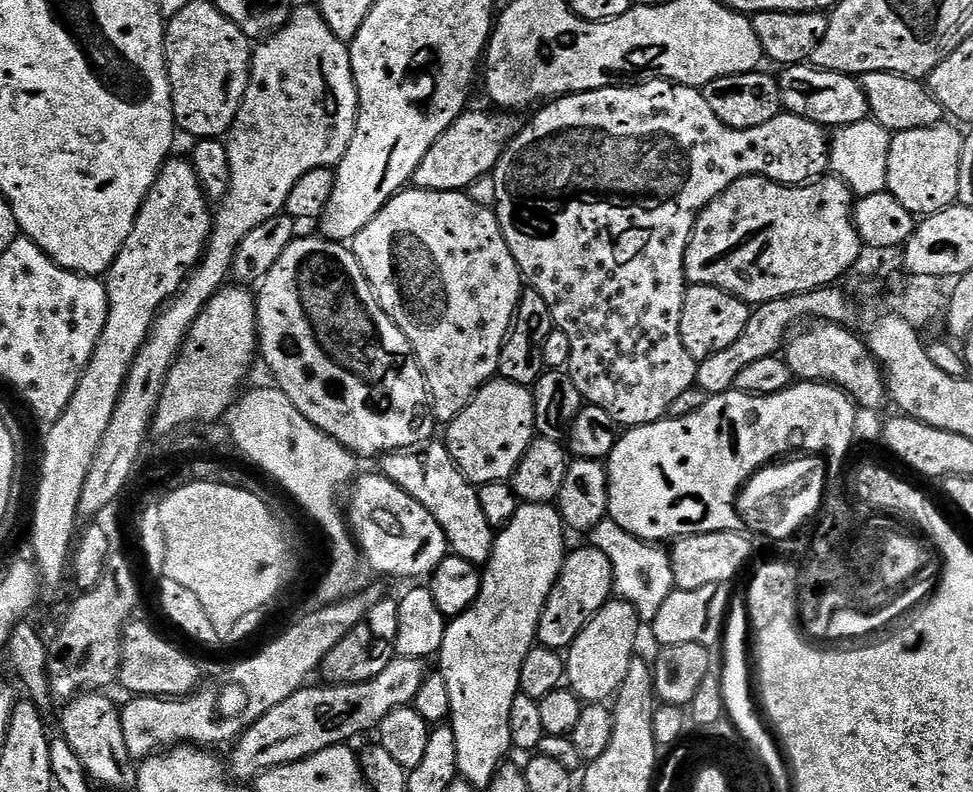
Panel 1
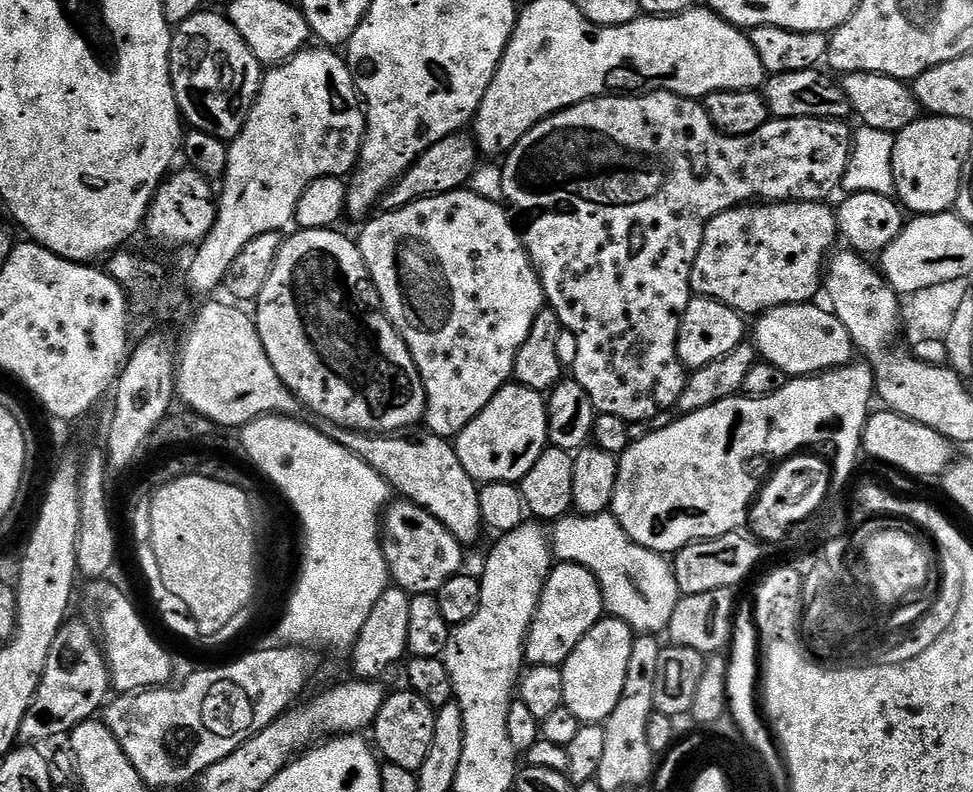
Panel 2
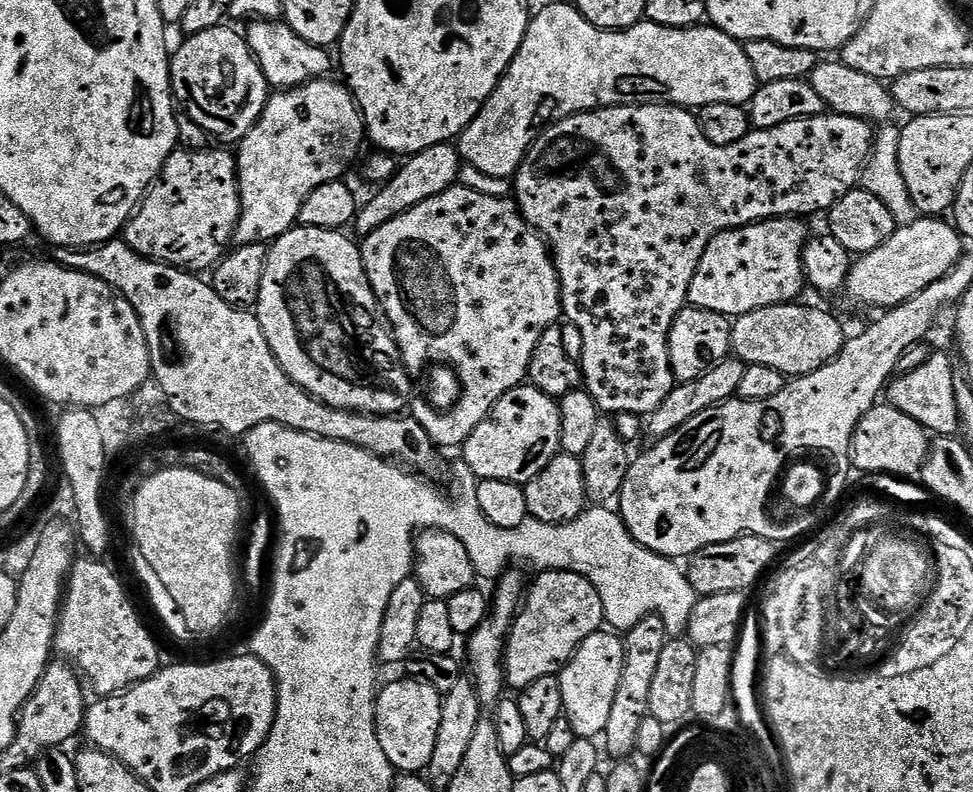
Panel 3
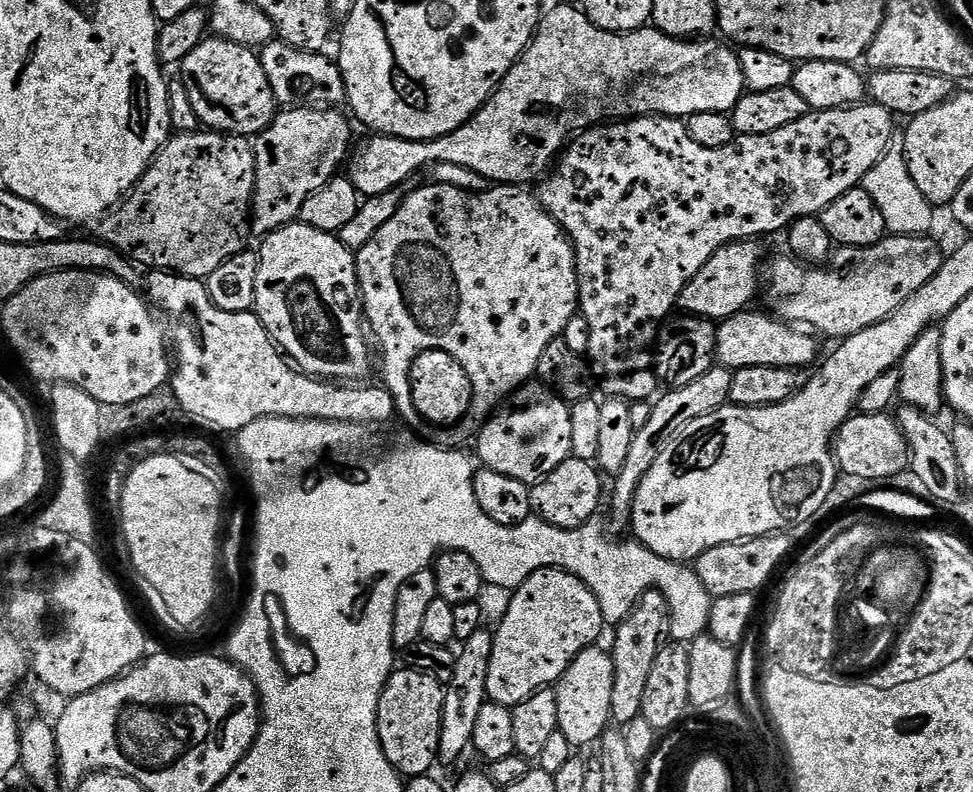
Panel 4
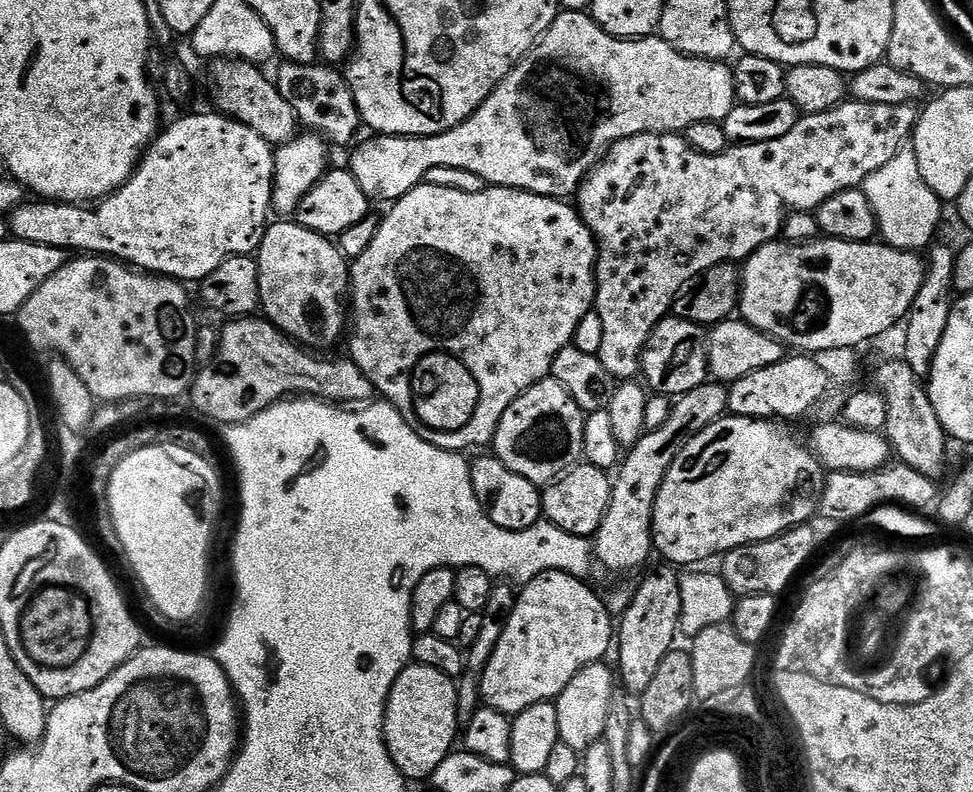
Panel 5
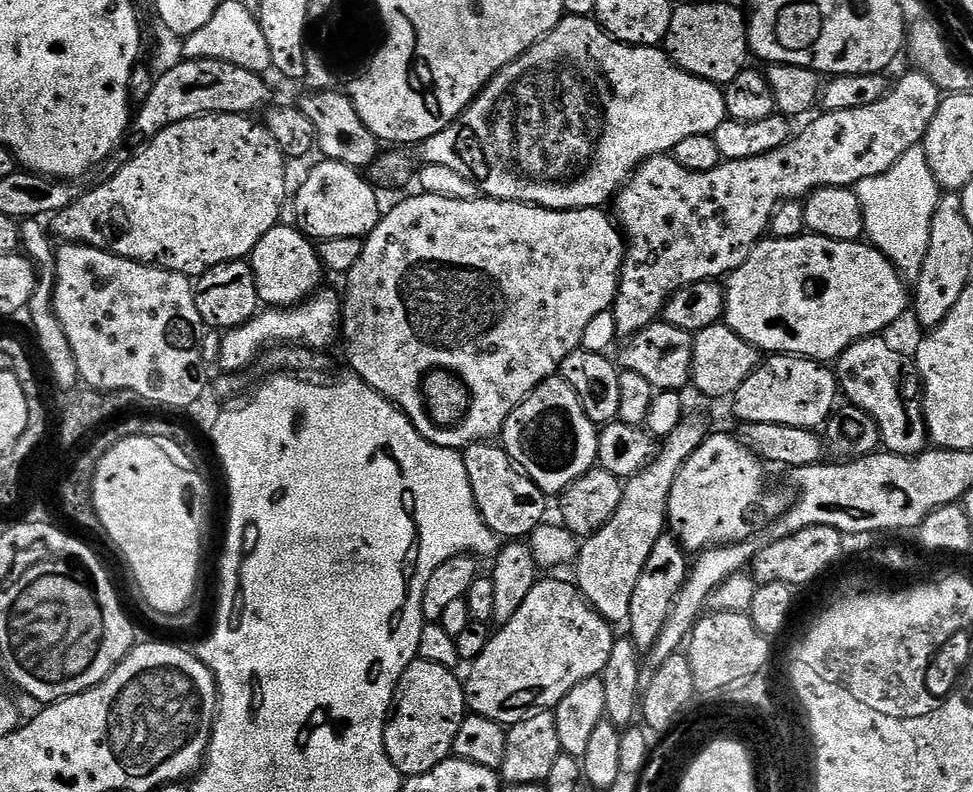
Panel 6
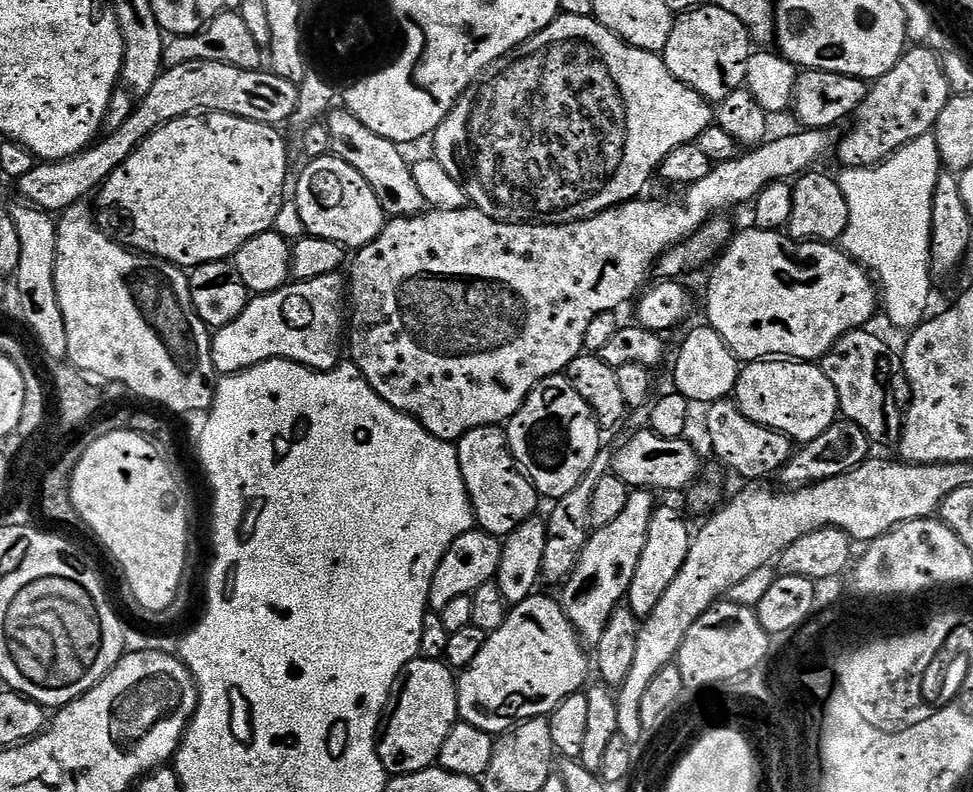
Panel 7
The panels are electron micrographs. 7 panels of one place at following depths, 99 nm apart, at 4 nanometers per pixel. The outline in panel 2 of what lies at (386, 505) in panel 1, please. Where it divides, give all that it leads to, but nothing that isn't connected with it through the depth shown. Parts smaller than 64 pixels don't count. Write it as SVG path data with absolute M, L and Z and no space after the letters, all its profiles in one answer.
M411 502L399 503L389 503L382 517L382 543L391 583L412 596L433 595L450 578L461 575L465 545L458 543L426 509Z

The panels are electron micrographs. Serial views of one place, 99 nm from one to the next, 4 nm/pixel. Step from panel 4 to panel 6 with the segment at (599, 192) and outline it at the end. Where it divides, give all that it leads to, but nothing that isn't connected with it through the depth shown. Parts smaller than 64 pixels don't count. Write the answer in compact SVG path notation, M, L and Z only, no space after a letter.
M911 71L897 84L895 81L894 87L872 106L858 106L858 110L821 111L817 120L809 119L809 124L797 136L795 133L785 144L778 146L778 150L765 156L726 160L714 166L714 170L705 172L678 166L671 154L652 156L639 164L614 197L614 216L625 242L616 301L610 309L614 314L617 337L633 336L638 330L646 330L646 326L656 323L661 319L665 304L679 288L703 280L719 281L738 270L769 231L772 214L782 201L800 200L815 188L852 188L866 178L890 170L906 150L921 147L930 122L934 122L934 114L938 114L942 93L930 78L926 78L926 74Z

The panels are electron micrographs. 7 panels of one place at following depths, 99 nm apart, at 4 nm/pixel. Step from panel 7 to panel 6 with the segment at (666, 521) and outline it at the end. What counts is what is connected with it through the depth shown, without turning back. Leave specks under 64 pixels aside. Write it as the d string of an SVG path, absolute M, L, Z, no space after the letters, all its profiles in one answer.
M665 534L658 538L658 542L654 542L654 550L650 550L650 558L646 558L646 566L642 566L638 586L634 586L634 594L630 598L630 614L626 621L627 635L638 649L647 650L654 646L672 609L672 603L678 598L684 579L688 577L689 567L689 557L676 543L675 536Z

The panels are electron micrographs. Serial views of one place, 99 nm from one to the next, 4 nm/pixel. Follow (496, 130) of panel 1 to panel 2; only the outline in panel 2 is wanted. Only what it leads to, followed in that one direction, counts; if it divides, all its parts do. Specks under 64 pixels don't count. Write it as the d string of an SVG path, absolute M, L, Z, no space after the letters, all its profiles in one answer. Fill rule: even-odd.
M457 134L439 140L427 148L409 167L408 171L392 185L382 197L383 211L393 212L407 204L413 204L427 196L441 196L447 192L463 189L471 181L473 172L478 167L478 149L471 135ZM384 204L384 205L383 205Z

